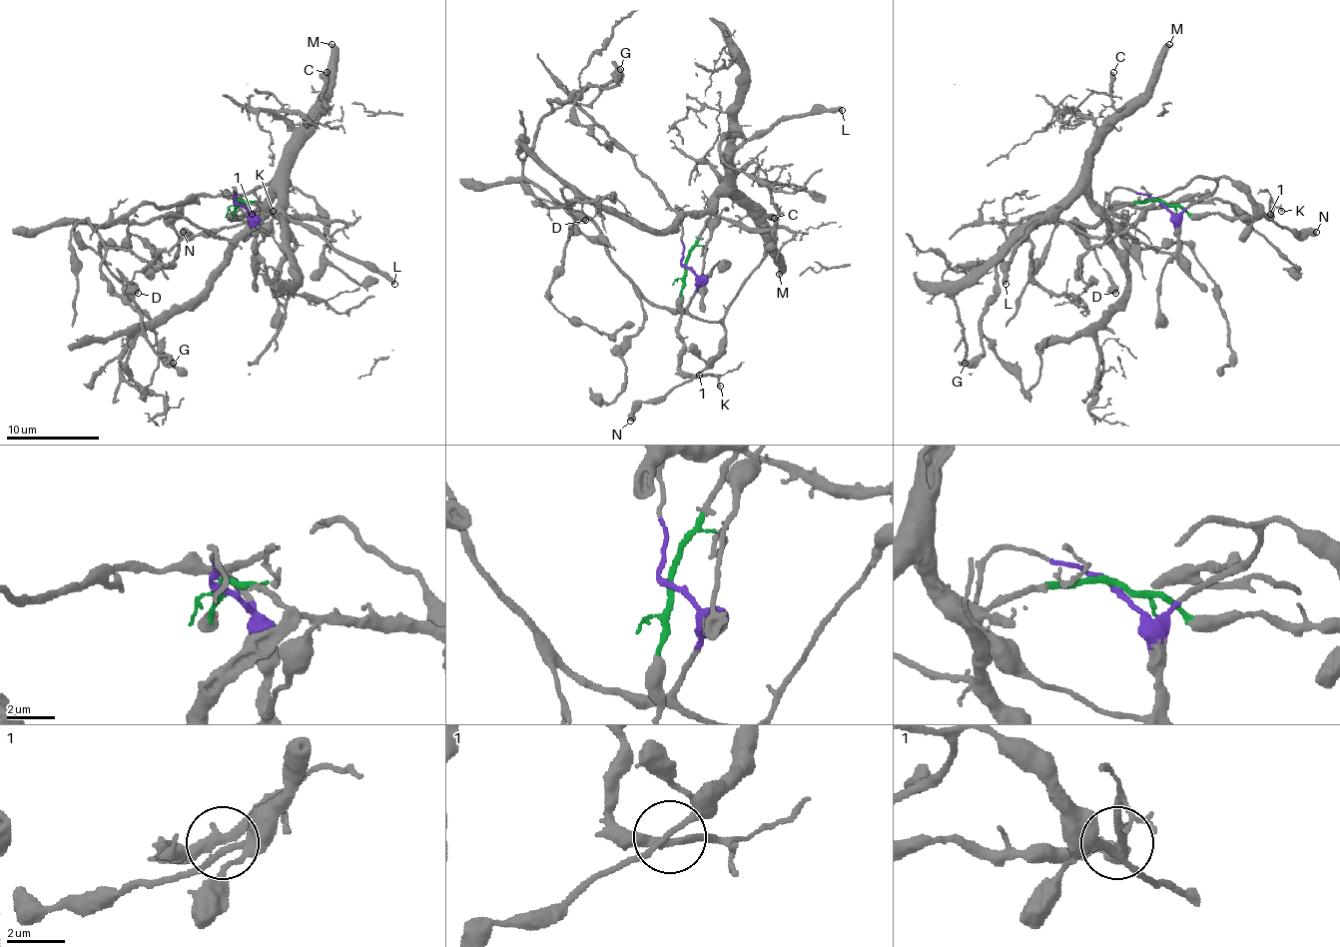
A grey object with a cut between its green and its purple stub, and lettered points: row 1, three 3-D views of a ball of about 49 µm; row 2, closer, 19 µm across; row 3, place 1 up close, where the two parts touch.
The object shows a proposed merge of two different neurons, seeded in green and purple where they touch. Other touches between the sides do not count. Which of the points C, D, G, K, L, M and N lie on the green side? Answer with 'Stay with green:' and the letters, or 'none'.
Stay with green: C, K, L, M

